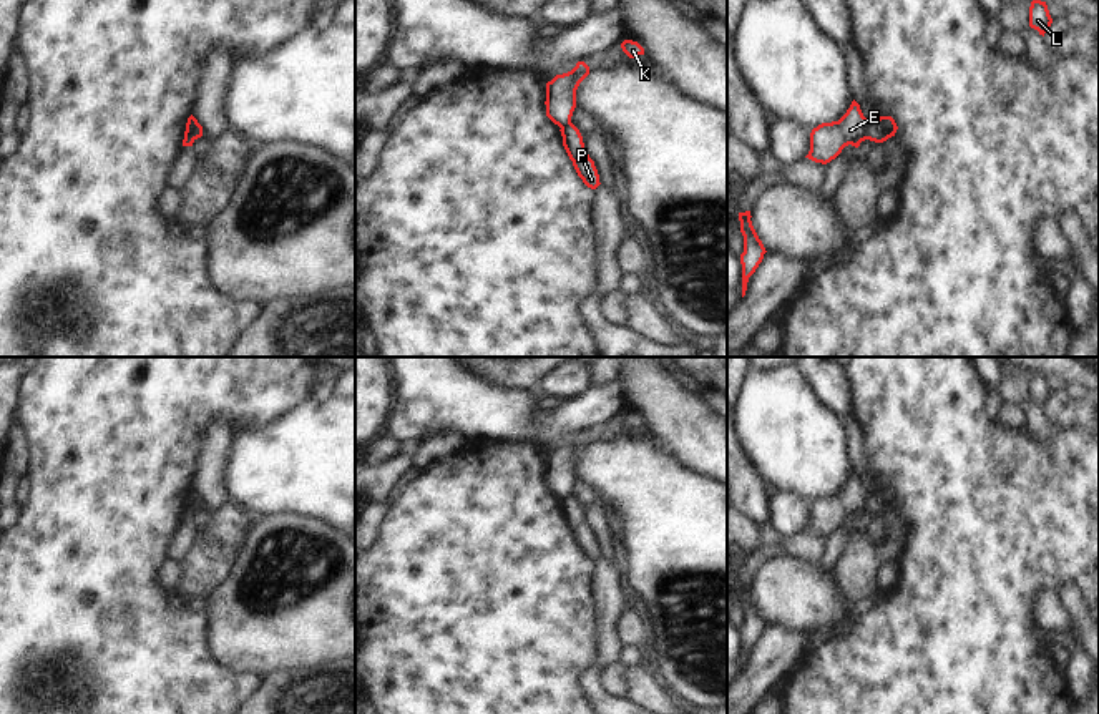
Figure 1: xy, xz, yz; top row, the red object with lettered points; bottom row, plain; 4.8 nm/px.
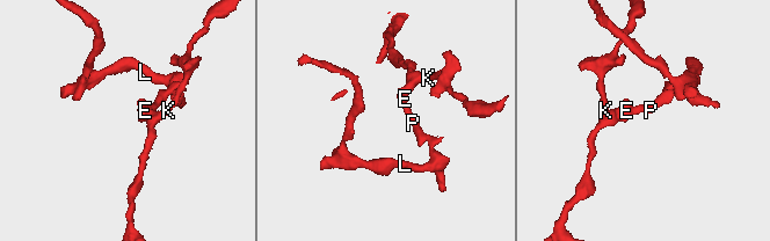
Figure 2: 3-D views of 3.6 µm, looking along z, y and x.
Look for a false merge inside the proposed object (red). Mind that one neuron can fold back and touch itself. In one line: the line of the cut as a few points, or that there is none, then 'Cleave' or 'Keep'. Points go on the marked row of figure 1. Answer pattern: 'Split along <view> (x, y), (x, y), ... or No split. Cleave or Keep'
Split along yz (869, 122), (865, 138). Cleave

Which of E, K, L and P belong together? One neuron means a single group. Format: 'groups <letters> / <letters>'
groups E K / L P

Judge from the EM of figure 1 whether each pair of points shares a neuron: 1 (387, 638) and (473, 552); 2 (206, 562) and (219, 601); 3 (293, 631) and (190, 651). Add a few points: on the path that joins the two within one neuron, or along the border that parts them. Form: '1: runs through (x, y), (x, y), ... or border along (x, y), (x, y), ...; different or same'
1: runs through (409, 616), (452, 573); same
2: border along (236, 553), (229, 572), (206, 591); different
3: border along (203, 611), (210, 650), (223, 663), (239, 671); different

